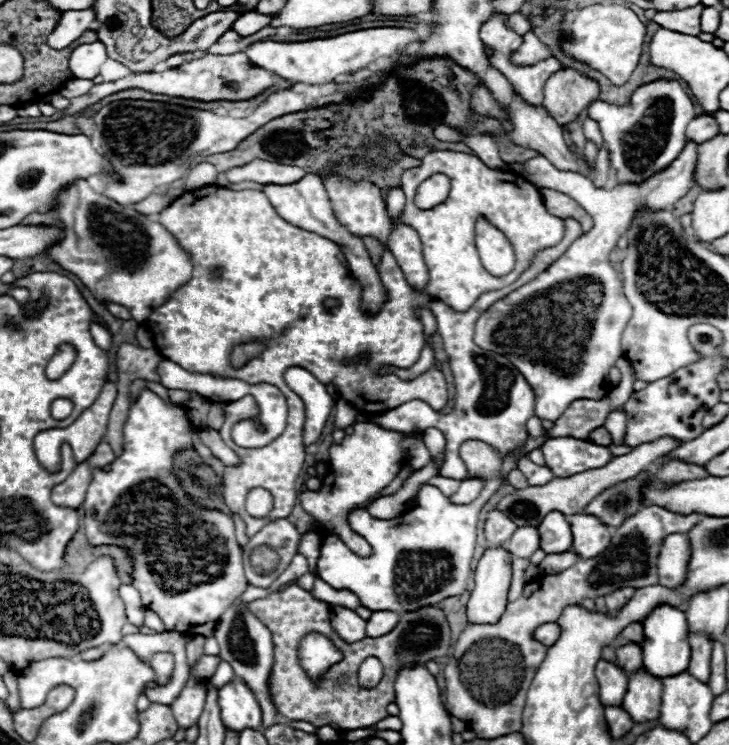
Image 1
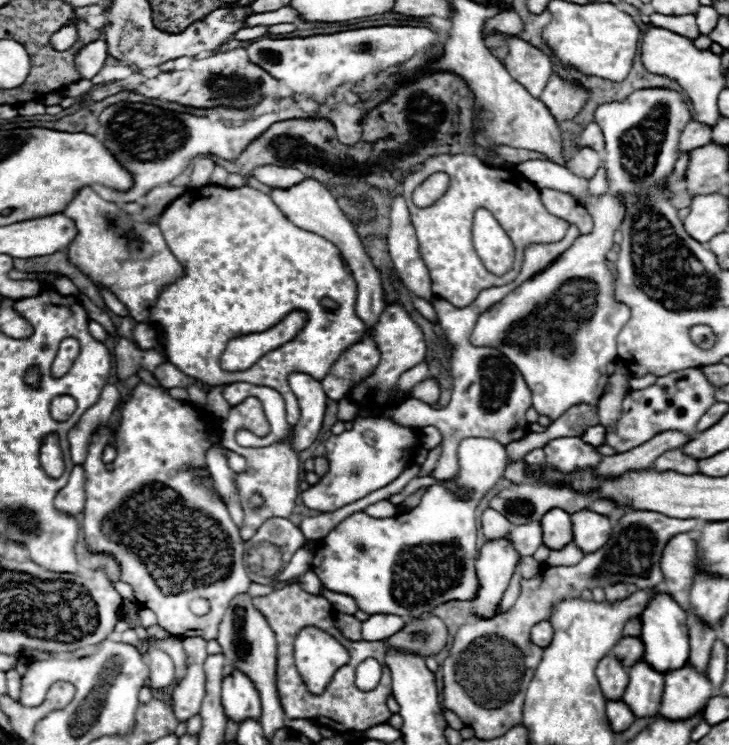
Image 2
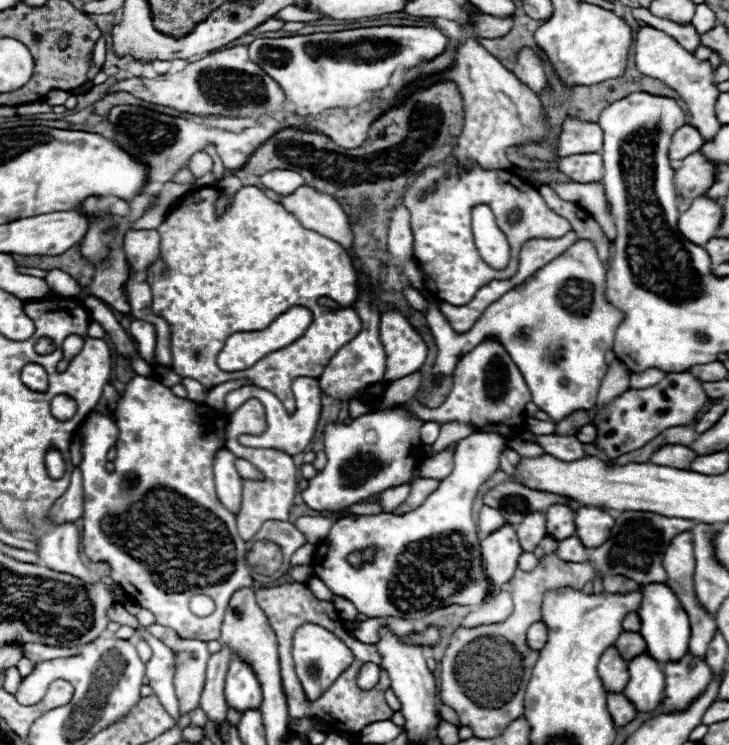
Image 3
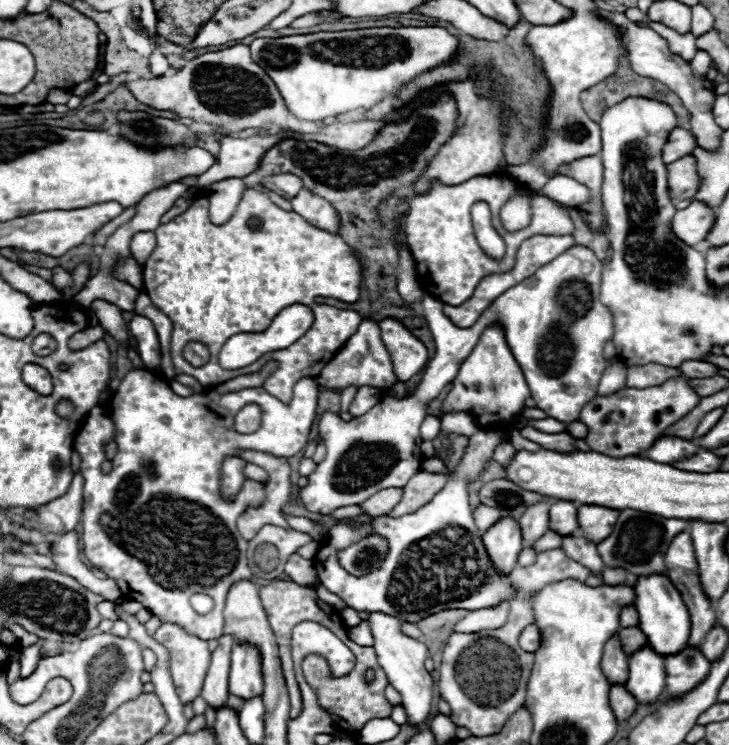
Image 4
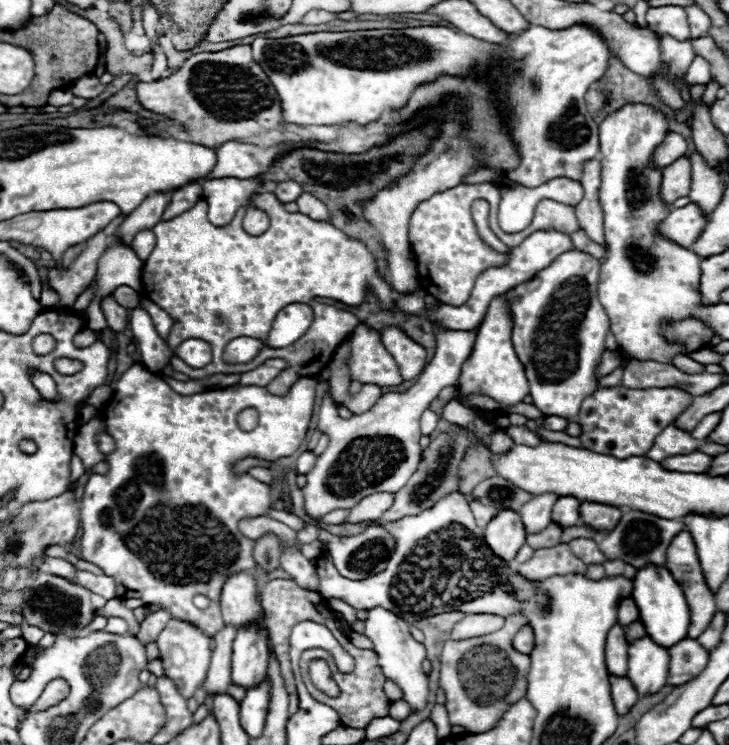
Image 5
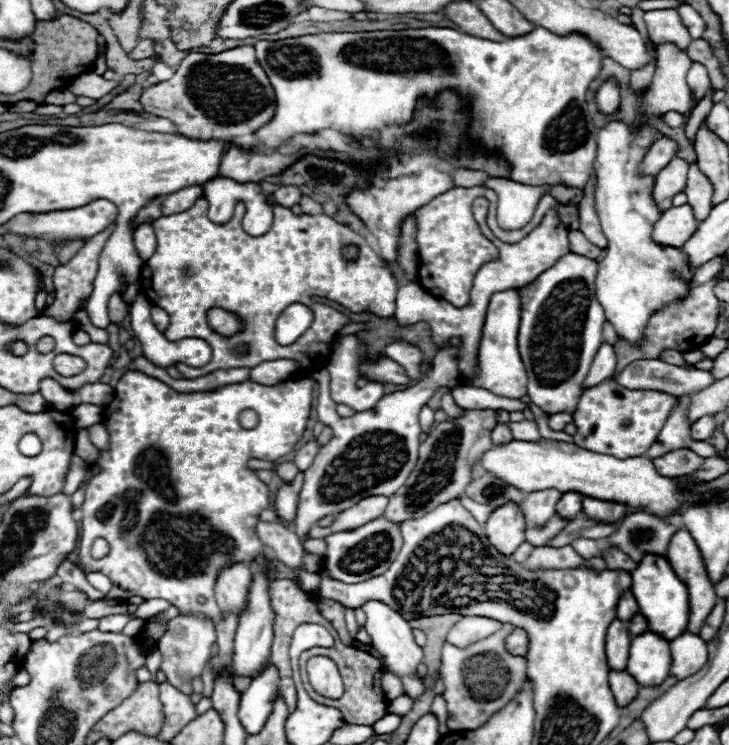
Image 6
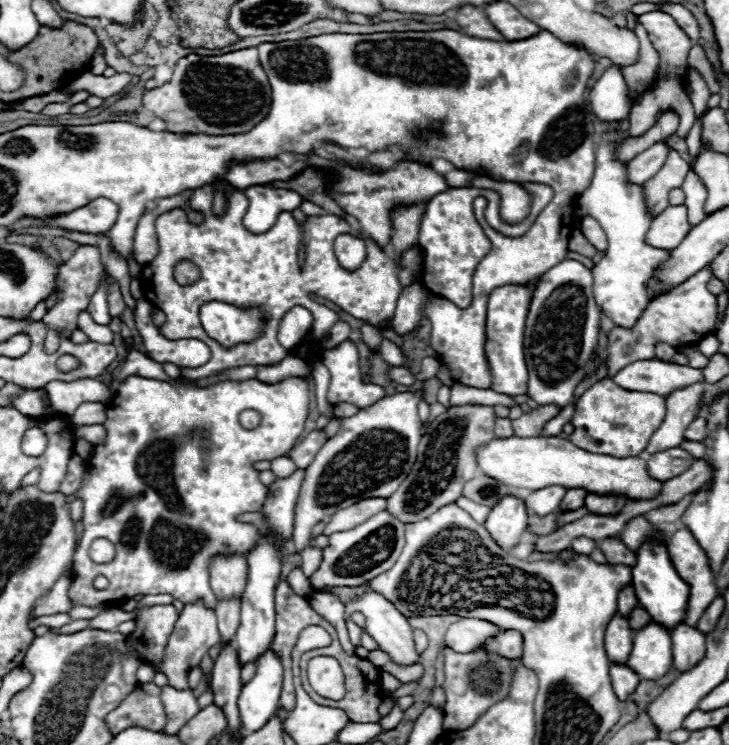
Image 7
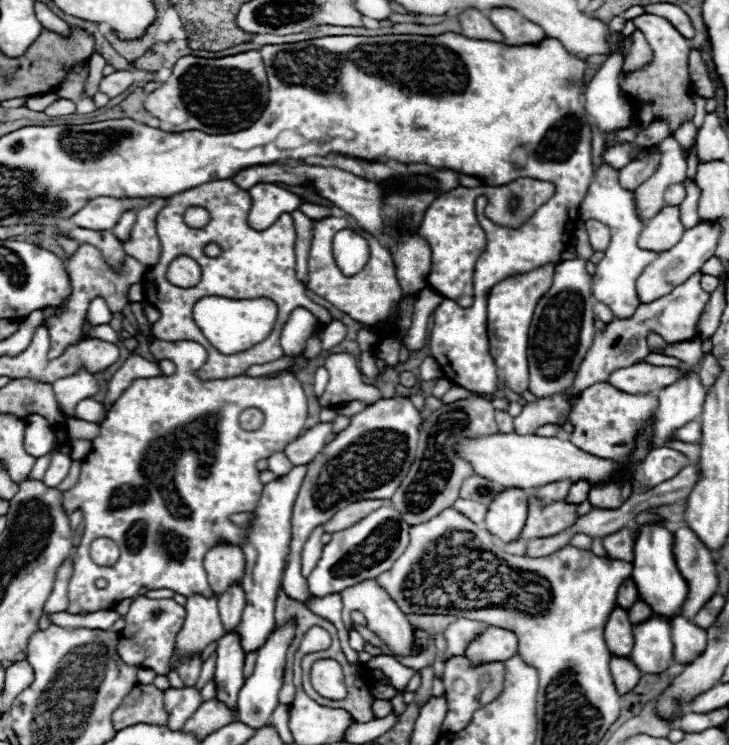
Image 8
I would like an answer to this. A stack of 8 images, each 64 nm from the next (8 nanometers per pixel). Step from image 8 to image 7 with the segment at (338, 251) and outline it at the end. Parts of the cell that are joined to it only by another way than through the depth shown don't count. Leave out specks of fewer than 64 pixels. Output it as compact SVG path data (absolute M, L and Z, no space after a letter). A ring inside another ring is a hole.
M344 234L344 236L336 238L334 251L343 268L346 268L346 270L355 270L364 262L366 244L360 238Z

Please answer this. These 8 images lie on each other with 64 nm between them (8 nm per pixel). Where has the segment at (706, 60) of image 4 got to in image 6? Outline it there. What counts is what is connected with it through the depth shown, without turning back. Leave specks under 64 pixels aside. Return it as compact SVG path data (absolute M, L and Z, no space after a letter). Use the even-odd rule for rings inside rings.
M692 63L692 66L690 67L690 70L688 70L686 76L686 82L688 82L690 90L694 92L696 100L700 100L700 98L706 94L706 90L710 88L708 72L706 72L706 68L704 68L700 63Z

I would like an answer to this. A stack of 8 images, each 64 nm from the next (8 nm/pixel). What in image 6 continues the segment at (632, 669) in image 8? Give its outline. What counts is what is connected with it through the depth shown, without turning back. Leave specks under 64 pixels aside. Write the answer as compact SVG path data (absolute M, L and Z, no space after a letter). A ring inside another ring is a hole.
M610 672L610 688L612 688L614 700L620 708L630 704L638 692L638 684L628 672Z

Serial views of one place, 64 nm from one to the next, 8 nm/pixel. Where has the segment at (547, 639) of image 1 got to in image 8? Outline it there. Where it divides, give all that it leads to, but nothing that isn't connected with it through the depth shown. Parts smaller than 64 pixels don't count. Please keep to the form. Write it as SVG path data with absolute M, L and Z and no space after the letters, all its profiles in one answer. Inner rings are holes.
M490 626L480 640L472 642L466 648L466 654L472 662L492 662L492 660L508 660L518 654L518 638L514 632Z

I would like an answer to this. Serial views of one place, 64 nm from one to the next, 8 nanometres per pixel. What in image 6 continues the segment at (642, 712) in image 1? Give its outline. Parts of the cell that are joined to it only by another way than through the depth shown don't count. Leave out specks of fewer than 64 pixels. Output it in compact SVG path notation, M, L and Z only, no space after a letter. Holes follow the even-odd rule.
M654 632L632 638L626 672L634 676L638 686L658 686L670 674L670 644Z

